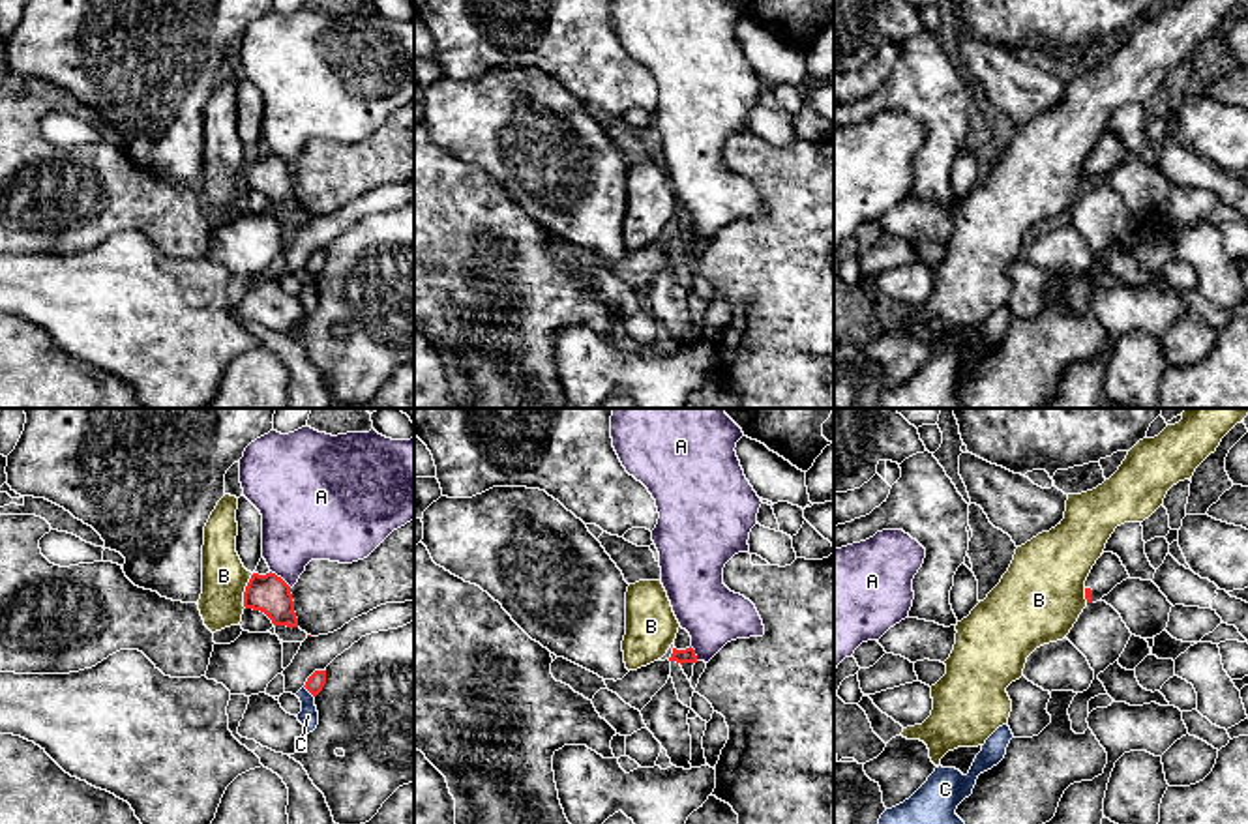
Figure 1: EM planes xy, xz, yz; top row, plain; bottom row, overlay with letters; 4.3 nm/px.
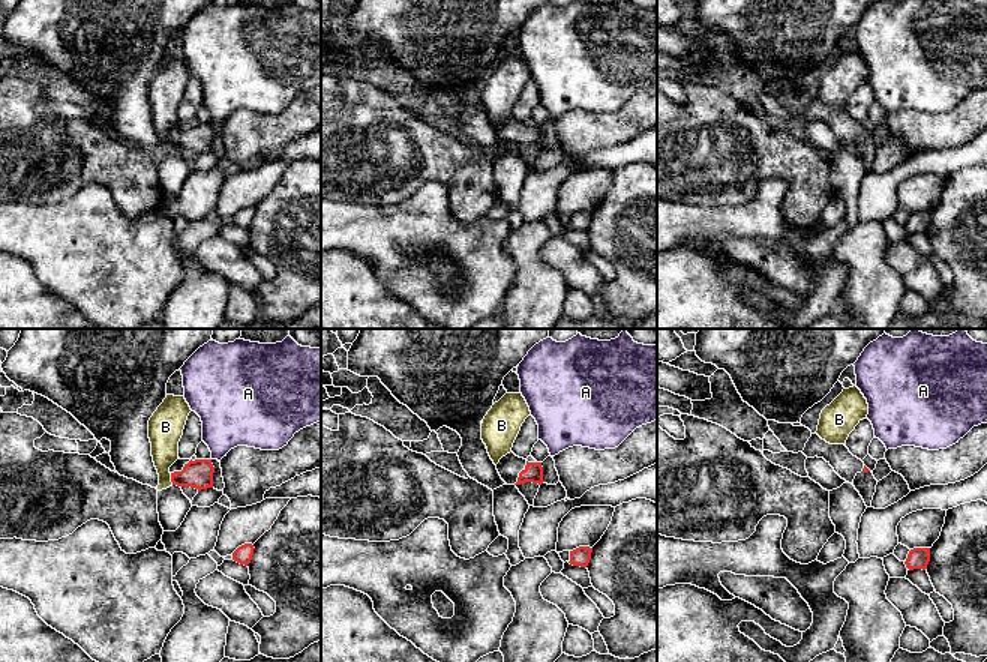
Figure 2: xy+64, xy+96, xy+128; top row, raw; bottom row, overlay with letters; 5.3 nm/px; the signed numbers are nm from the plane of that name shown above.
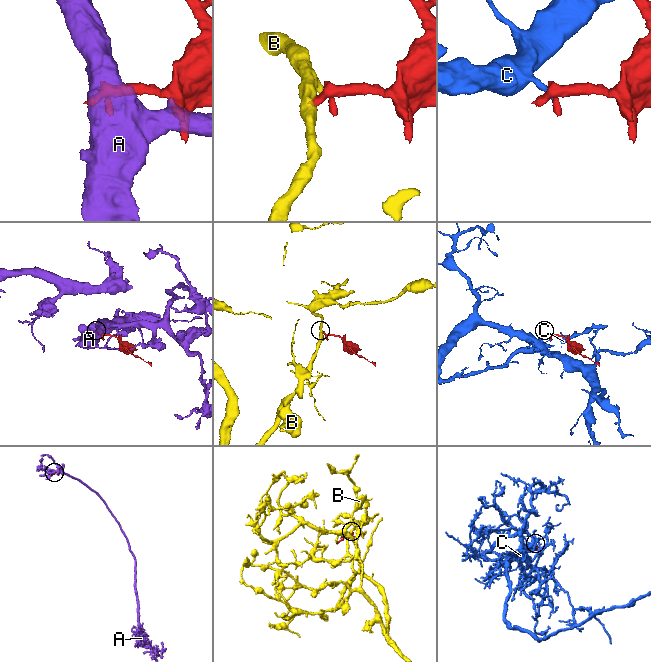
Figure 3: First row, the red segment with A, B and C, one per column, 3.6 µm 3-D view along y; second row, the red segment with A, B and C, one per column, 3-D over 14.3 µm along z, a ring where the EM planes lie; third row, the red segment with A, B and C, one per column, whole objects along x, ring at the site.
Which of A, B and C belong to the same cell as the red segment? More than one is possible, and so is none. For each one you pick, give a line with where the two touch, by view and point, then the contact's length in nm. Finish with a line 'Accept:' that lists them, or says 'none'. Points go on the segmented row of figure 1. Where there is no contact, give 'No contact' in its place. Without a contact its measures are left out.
Accept: none

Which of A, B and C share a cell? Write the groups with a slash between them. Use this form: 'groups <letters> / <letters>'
groups A / B / C

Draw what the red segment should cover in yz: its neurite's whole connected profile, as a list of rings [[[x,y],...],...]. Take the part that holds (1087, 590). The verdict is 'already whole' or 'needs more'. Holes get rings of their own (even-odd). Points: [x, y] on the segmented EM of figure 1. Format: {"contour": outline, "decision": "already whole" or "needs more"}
{"contour": [[[1104,552],[1092,566],[1085,581],[1085,599],[1087,603],[1096,603],[1107,596],[1117,584],[1130,579],[1121,558],[1113,552]]], "decision": "needs more"}

